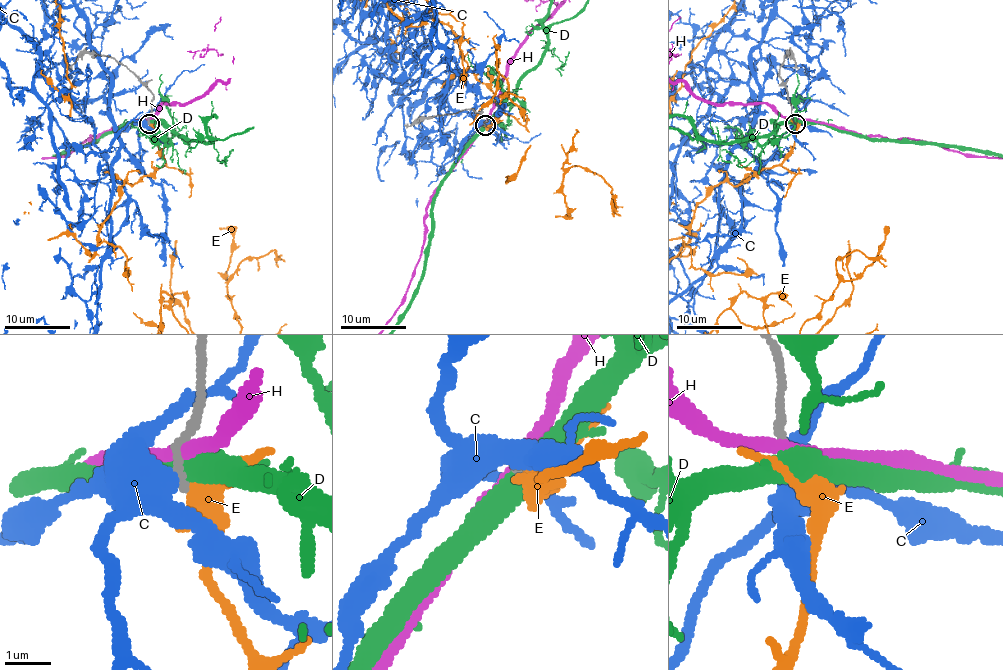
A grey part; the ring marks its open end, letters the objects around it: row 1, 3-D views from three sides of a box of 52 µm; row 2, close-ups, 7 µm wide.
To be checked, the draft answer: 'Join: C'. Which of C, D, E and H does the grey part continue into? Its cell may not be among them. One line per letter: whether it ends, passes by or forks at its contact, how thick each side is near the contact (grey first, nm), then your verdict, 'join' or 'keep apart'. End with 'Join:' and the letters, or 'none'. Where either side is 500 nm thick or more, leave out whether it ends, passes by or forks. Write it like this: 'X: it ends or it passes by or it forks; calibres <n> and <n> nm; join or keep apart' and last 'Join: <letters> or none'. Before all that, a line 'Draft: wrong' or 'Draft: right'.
Draft: wrong
C: it passes by; calibres 220 and 480 nm; keep apart
D: calibres 220 and 500 nm; keep apart
E: it passes by; calibres 200 and 440 nm; join
H: it passes by; calibres 240 and 320 nm; keep apart
Join: E

